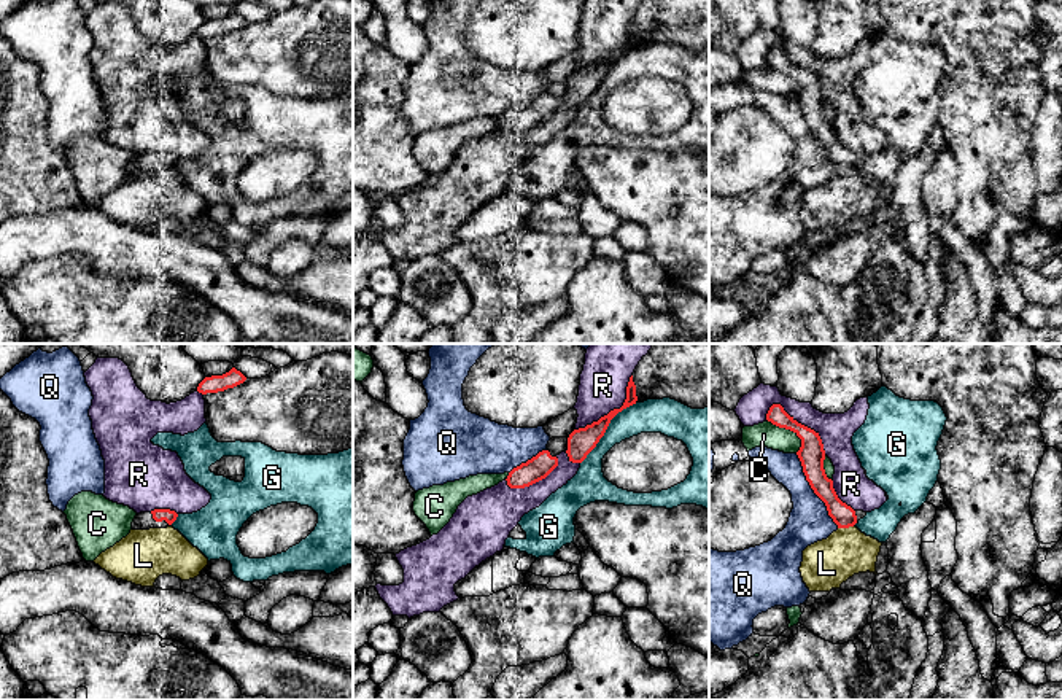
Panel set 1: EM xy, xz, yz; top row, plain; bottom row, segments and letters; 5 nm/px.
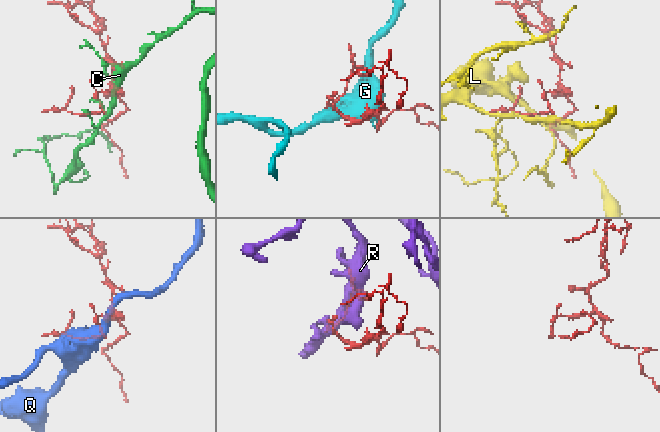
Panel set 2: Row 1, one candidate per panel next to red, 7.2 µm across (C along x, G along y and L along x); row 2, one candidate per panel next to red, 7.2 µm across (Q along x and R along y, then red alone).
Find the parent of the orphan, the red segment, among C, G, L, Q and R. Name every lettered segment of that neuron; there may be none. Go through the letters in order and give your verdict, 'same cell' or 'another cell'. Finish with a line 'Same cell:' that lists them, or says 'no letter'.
C: another cell
G: another cell
L: another cell
Q: another cell
R: another cell
Same cell: no letter

